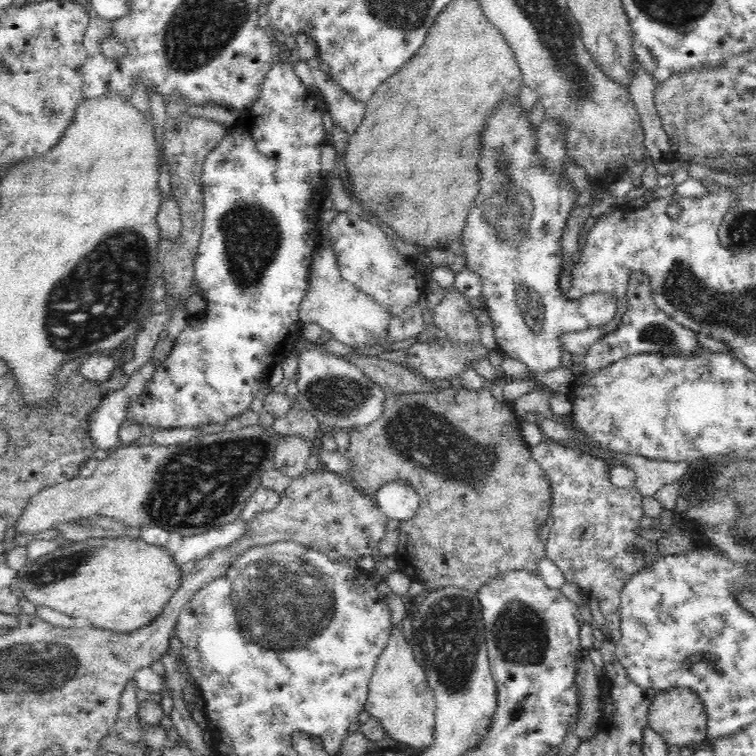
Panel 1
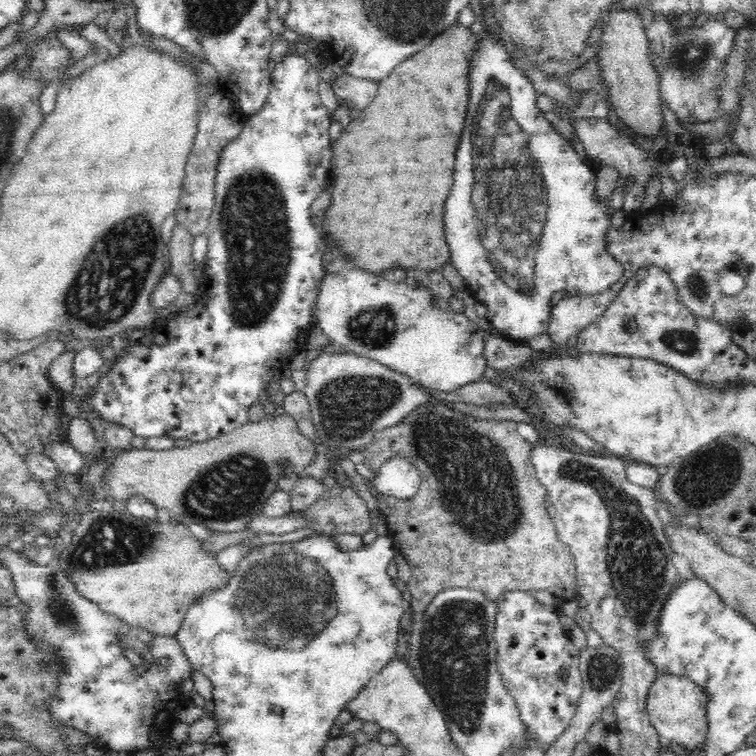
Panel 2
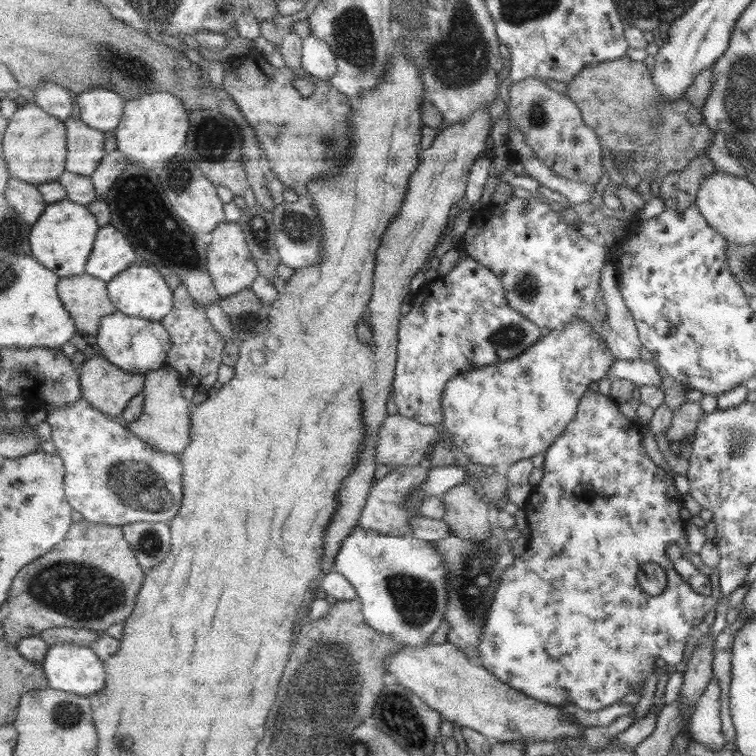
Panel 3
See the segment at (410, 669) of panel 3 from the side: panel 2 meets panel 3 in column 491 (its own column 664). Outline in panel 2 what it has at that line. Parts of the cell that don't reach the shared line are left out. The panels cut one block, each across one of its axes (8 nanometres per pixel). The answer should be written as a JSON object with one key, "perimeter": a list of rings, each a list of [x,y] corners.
{"perimeter":[[[671,673],[657,674],[647,696],[647,712],[650,725],[659,734],[662,743],[676,742],[689,751],[698,751],[708,731],[707,696],[698,684],[687,676]]]}

